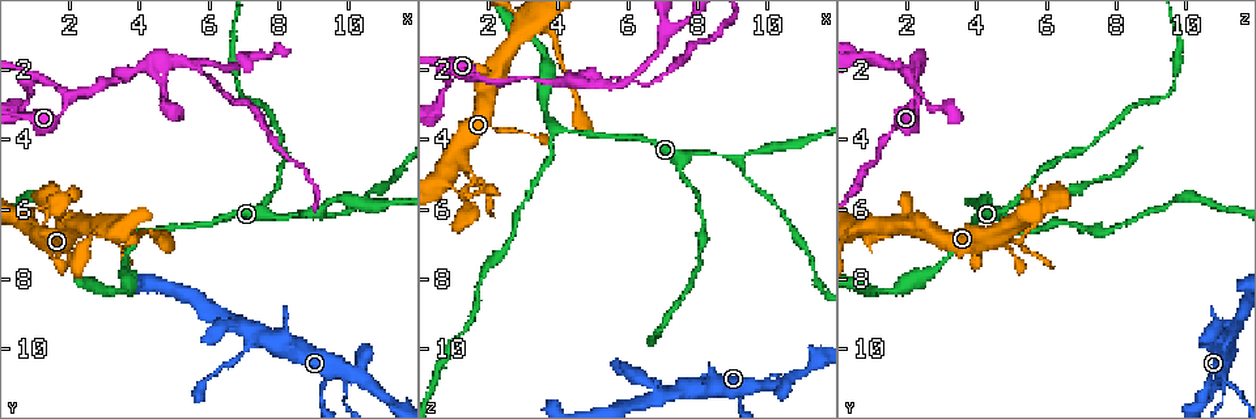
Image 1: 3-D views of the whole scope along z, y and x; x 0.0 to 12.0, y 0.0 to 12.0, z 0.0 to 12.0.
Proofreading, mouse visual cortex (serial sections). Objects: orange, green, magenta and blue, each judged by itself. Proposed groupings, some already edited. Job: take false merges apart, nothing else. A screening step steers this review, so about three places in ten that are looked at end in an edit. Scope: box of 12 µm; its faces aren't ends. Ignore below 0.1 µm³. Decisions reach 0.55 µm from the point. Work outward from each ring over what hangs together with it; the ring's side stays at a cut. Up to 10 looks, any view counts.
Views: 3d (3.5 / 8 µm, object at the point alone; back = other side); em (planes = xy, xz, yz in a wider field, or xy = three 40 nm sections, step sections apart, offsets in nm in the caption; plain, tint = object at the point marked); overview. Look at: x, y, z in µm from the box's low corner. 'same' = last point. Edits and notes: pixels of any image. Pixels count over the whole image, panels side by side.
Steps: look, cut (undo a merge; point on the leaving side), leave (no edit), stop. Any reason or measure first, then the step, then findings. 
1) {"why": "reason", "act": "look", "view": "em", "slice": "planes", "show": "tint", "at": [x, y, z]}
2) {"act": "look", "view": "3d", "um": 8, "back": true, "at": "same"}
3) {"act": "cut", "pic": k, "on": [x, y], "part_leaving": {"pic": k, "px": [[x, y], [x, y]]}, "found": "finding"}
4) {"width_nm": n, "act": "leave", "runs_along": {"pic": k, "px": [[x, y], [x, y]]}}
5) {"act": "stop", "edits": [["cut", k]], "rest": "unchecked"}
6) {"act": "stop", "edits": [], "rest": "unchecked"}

{"why": "side arm on a straight run", "act": "look", "view": "3d", "um": 3.5, "at": [5.4, 1.8, 2.5]}

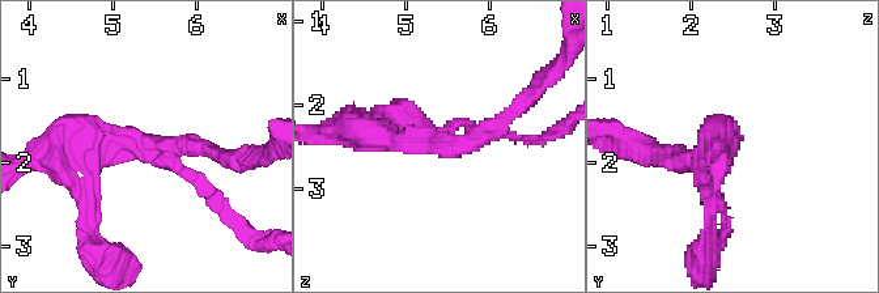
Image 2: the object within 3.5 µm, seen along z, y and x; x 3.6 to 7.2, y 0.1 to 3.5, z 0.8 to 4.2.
{"arms": 3, "arm_widths_nm": [100, 200, 400], "act": "look", "view": "em", "slice": "xy", "step": 5, "show": "tint", "at": [5.35, 1.80, 2.45]}

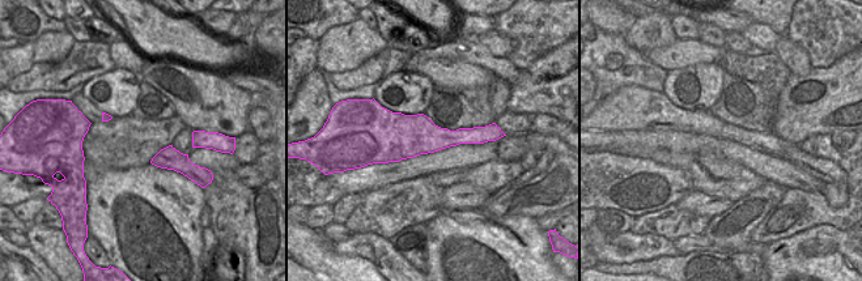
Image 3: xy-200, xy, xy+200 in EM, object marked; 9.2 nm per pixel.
{"width_nm": 400, "act": "leave", "runs_along": {"pic": 2, "px": [[351, 130], [463, 147], [512, 113]]}, "found": "one cell here"}

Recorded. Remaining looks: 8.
{"why": "three-way junction", "act": "look", "view": "3d", "um": 3.5, "at": [1.2, 6.9, 4.7]}

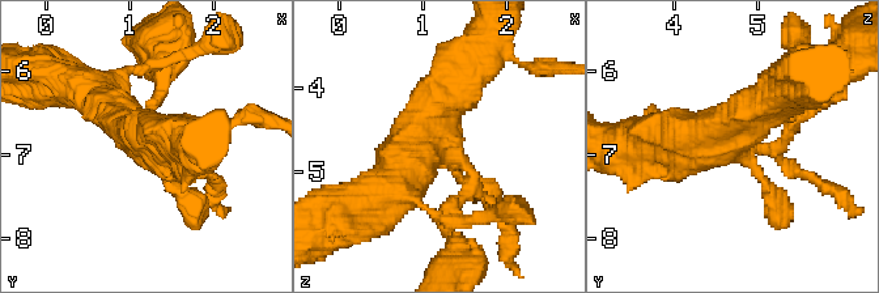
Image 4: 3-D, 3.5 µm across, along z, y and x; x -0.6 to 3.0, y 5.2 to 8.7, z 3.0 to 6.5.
{"act": "look", "view": "em", "slice": "planes", "show": "tint", "at": [1.25, 6.90, 4.65]}

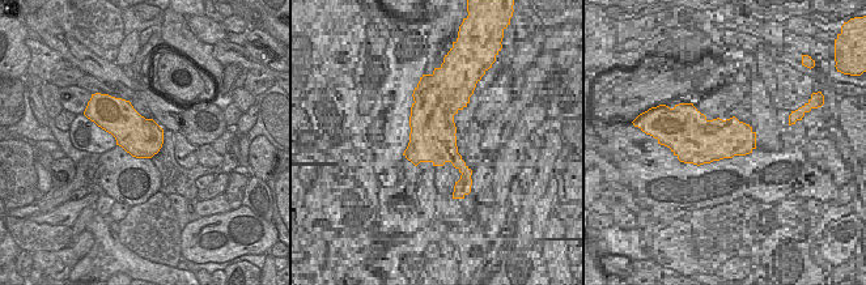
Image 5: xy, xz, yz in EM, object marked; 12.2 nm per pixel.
{"act": "look", "view": "em", "slice": "xy", "step": 2, "show": "tint", "at": "same"}

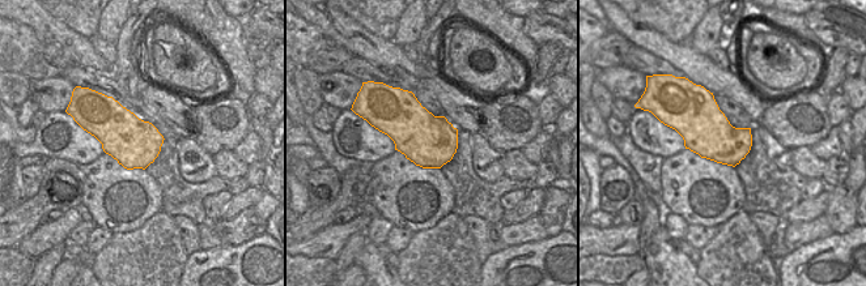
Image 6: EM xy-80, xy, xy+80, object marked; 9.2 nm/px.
{"width_nm": 480, "act": "leave", "runs_along": {"pic": 4, "px": [[482, 52], [396, 190]]}, "found": "continuous, no second cell"}

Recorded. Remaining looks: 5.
{"why": "three-way junction", "act": "look", "view": "3d", "um": 3.5, "at": [3.9, 6.7, 3.7]}

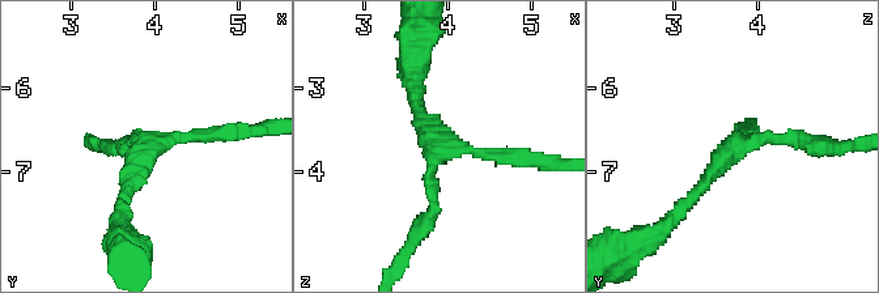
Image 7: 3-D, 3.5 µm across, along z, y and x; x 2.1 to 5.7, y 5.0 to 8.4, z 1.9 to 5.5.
{"why": "shape alone is not enough", "act": "look", "view": "em", "slice": "xy", "step": 5, "show": "tint", "at": [3.90, 6.70, 3.75]}

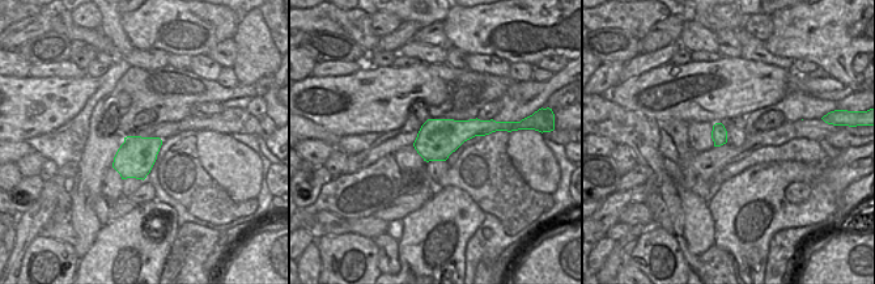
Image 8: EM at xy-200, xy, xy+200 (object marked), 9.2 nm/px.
{"act": "leave", "runs_along": {"pic": 7, "px": [[232, 130], [151, 141], [119, 209]]}, "found": "continuous, no second cell"}

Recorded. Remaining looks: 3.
{"why": "sharp bend", "act": "look", "view": "3d", "um": 8, "at": [0.9, 2.2, 2.0]}

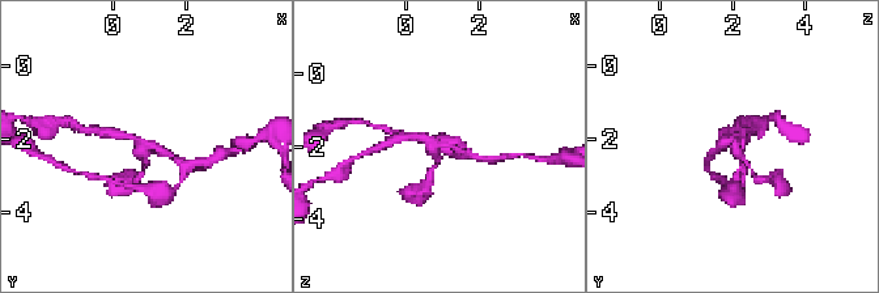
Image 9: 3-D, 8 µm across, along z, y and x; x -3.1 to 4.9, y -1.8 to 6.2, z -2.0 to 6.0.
{"act": "look", "view": "em", "slice": "xy", "step": 5, "show": "tint", "at": [0.9, 2.3, 2.0]}

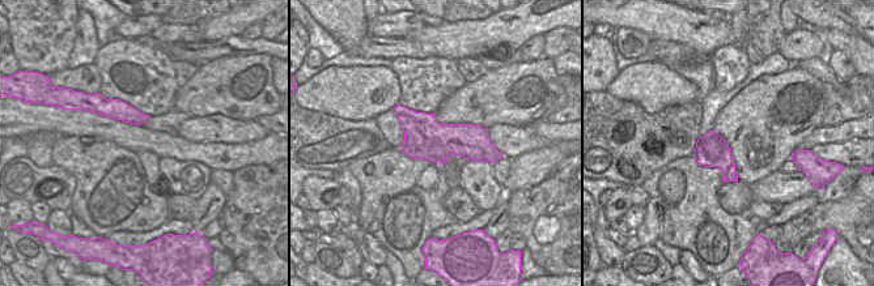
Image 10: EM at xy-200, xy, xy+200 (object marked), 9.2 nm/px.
{"arm_widths_nm": [100, 150, 200], "act": "leave", "runs_along": {"pic": 9, "px": [[179, 162], [145, 147], [140, 175]]}, "found": "continuous, no second cell"}

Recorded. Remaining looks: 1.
{"act": "stop", "edits": [], "rest": "unchecked"}

